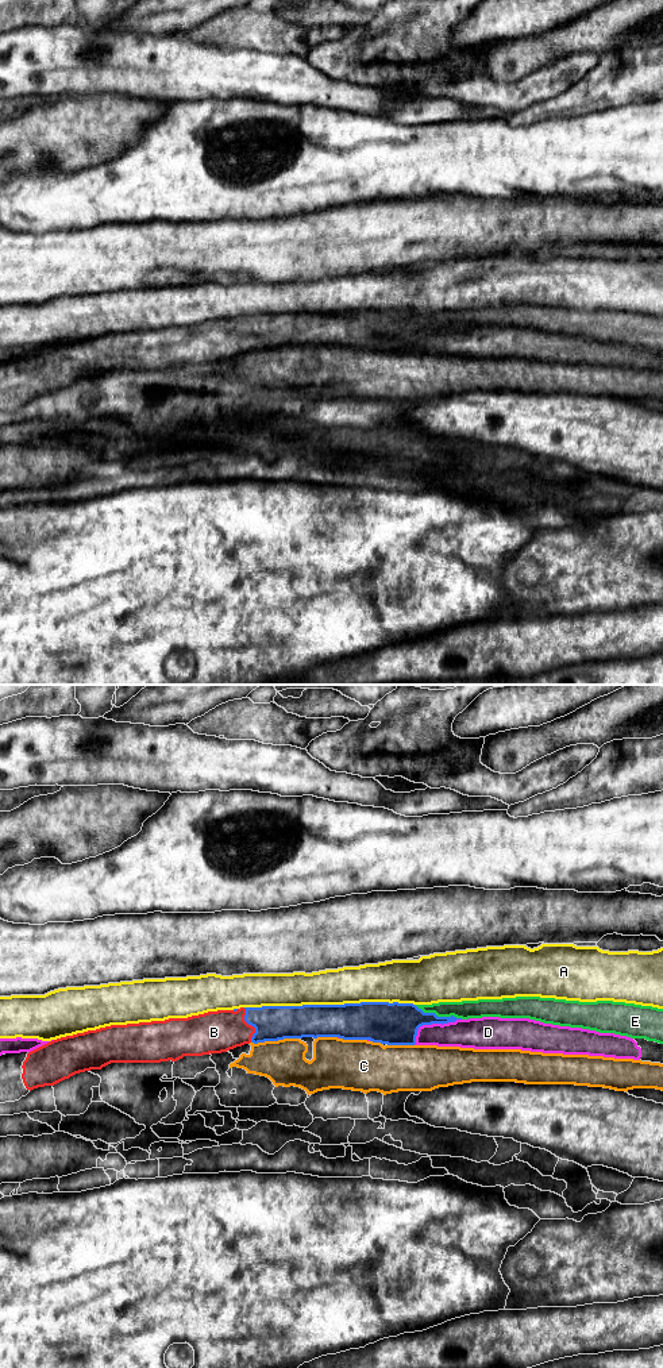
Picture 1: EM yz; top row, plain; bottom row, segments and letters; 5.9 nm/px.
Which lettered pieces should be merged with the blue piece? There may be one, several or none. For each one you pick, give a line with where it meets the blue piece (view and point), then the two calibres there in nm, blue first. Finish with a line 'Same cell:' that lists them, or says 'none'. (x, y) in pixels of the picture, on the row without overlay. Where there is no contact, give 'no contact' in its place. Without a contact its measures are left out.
B: yz (250, 332) | 200/260 nm
Same cell: B

